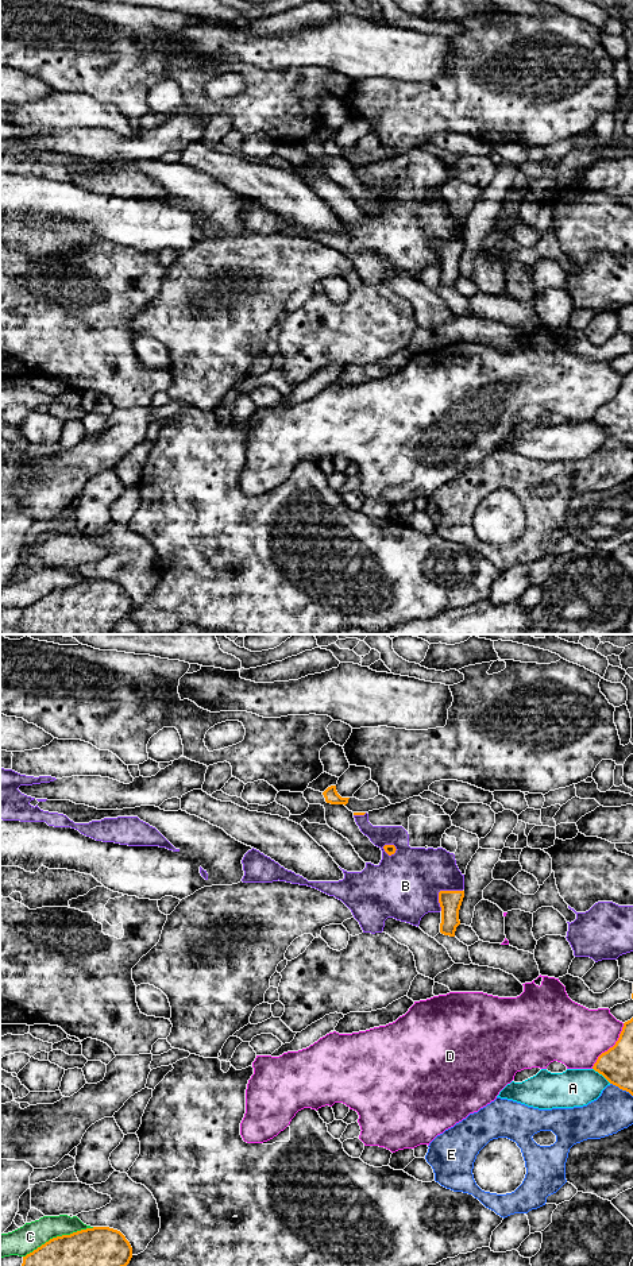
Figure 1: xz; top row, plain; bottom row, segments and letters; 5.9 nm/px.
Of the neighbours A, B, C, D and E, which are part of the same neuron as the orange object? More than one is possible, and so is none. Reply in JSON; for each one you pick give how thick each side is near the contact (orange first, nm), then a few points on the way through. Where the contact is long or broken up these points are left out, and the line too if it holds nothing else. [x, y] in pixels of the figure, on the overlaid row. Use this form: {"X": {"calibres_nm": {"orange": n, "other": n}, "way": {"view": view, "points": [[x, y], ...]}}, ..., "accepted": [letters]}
{"accepted": []}

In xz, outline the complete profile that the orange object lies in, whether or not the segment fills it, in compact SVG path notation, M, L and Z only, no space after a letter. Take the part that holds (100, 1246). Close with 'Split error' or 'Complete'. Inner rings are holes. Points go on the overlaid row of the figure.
M93 1227L50 1239L23 1257L22 1266L127 1266L132 1247L126 1236L109 1227Z. Complete

